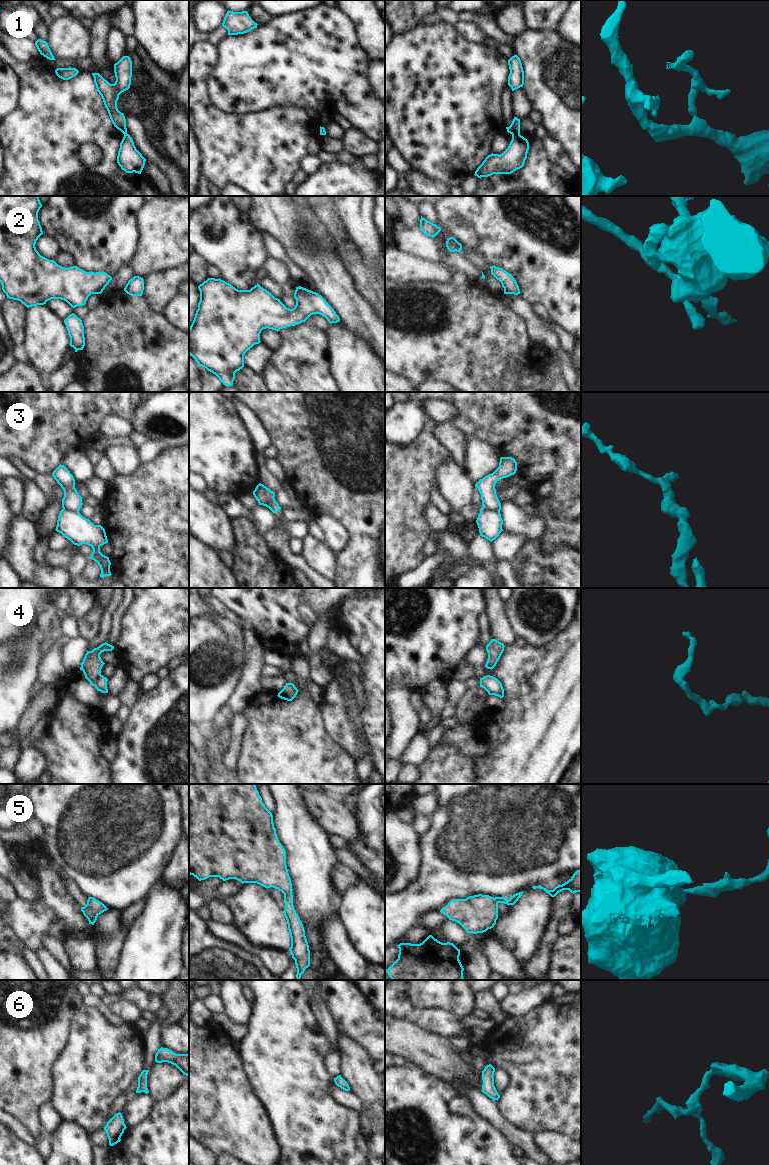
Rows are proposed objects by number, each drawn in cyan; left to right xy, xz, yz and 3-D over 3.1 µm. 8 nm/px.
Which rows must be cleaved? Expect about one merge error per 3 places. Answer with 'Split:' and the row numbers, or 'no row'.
Split: 1, 3, 4

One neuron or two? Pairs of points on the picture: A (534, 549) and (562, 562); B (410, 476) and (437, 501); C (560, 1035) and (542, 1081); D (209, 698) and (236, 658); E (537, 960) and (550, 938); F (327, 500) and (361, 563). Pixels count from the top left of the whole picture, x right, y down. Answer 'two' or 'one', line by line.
A: one
B: two
C: one
D: one
E: one
F: one

